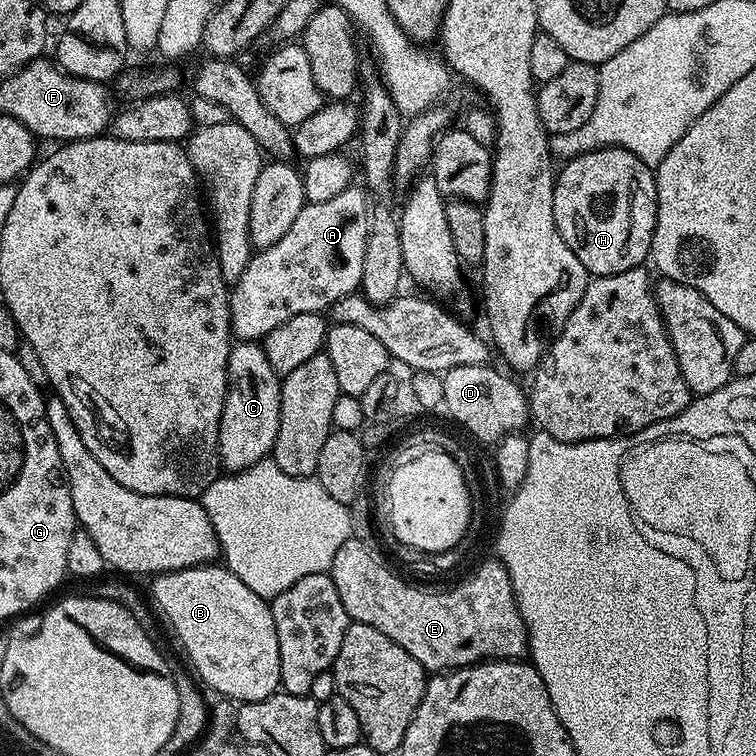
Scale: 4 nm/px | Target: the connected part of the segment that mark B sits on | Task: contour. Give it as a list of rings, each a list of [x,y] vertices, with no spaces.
[[[216,562],[196,564],[193,568],[183,568],[177,572],[162,572],[153,580],[156,581],[152,584],[151,603],[160,607],[161,614],[176,631],[189,662],[196,667],[195,675],[205,689],[213,688],[217,697],[240,704],[262,702],[278,691],[281,687],[278,631],[269,601],[254,594],[254,590],[250,590],[242,578]]]

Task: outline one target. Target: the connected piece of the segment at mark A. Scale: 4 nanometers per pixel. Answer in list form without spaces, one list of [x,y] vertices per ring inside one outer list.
[[[349,186],[342,190],[342,194],[337,194],[326,202],[305,203],[283,238],[278,238],[274,246],[261,248],[252,255],[246,270],[242,272],[242,278],[231,285],[228,298],[232,335],[237,341],[263,341],[270,334],[270,330],[290,322],[294,314],[323,313],[359,289],[362,258],[366,254],[370,200],[363,187],[356,187]]]

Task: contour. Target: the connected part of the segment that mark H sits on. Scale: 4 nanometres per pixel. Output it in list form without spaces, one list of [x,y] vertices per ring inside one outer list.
[[[598,148],[561,168],[554,176],[554,222],[578,262],[593,277],[641,267],[652,251],[656,225],[653,169],[625,148]]]

